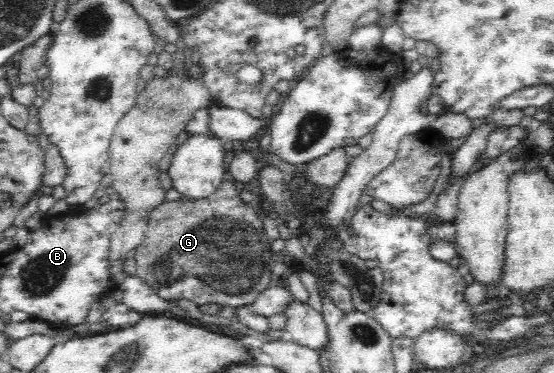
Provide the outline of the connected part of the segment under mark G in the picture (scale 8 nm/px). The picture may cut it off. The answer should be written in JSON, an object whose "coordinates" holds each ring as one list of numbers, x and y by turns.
{"coordinates":[[222,181,210,196,203,199,165,200,151,212,146,236,141,240,140,246,134,248,137,277,160,296,160,288,174,286,176,282,194,276,202,284,206,284,212,294,218,294,206,296,206,302,234,308,252,305,270,284,271,269,277,258,270,249,270,241,260,220,253,205,240,199,236,186,230,181]]}

